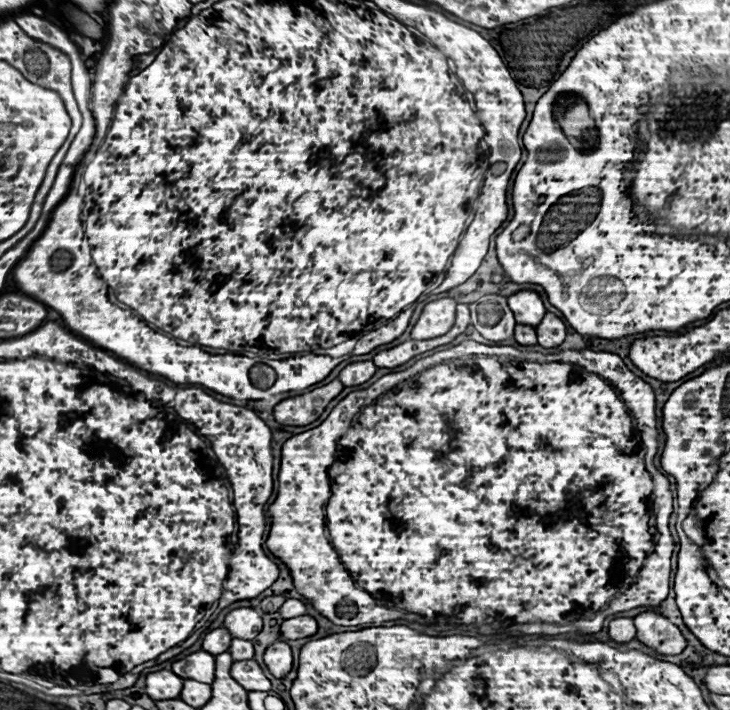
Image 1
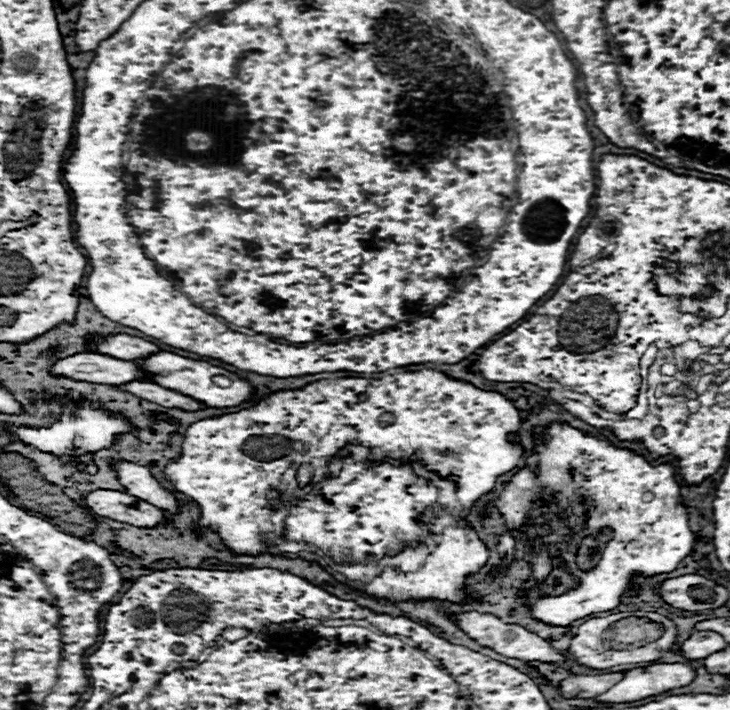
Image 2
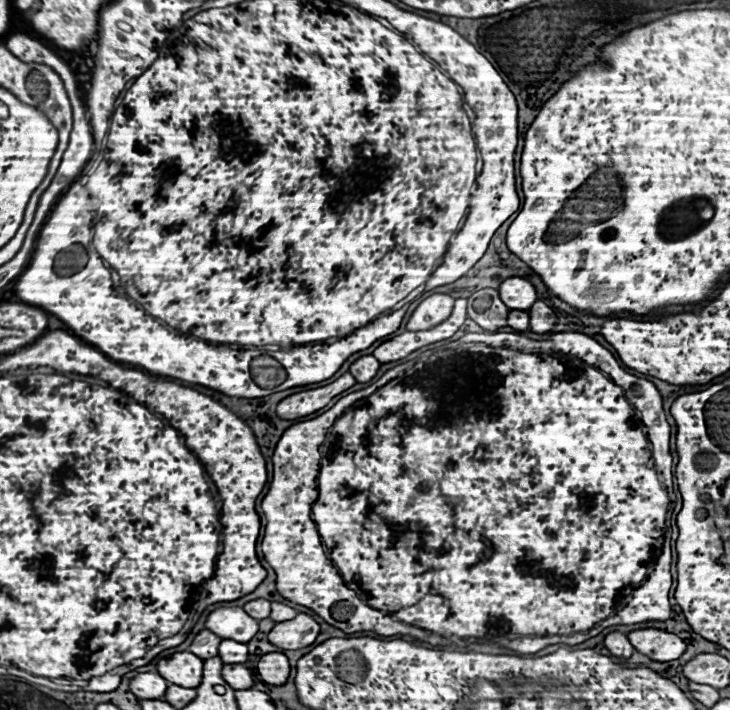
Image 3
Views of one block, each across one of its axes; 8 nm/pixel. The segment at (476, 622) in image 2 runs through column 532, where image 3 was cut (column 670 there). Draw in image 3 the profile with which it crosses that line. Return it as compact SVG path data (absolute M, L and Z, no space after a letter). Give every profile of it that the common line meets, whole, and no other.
M654 628L630 632L628 640L638 652L642 652L648 658L658 660L658 662L676 660L686 650L686 644L676 634L670 634L664 630L654 630Z

